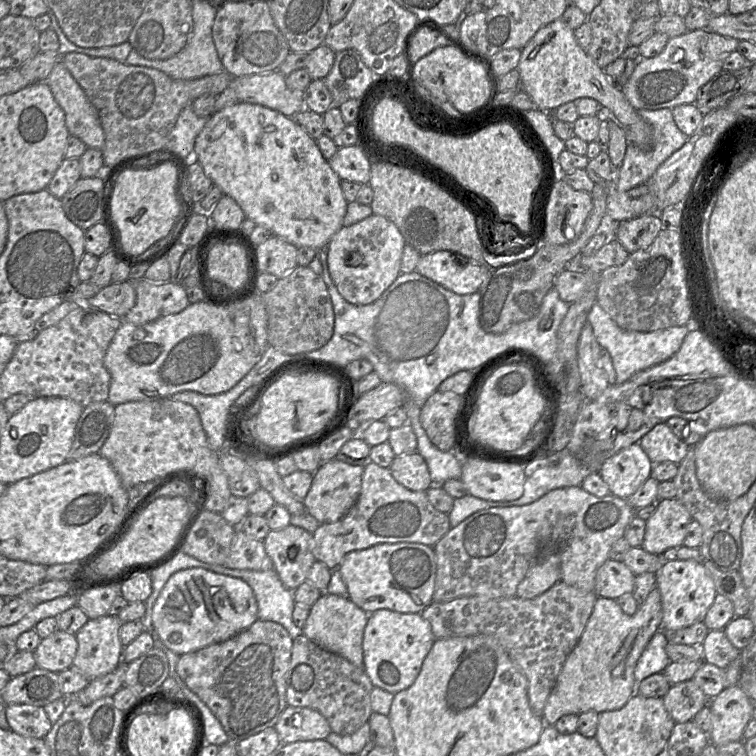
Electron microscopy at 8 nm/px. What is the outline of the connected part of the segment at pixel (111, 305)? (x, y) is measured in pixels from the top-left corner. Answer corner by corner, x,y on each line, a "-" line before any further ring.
133,281
110,283
100,289
97,294
85,304
97,308
111,316
124,318
136,302
136,292

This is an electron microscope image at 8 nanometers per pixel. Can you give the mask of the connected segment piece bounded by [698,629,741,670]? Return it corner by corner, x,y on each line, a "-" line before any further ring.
724,629
711,630
700,647
702,658
705,662
713,664
721,669
736,658
740,657
741,651
728,640

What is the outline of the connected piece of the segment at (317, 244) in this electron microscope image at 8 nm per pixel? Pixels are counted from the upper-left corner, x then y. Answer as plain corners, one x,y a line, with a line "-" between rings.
238,102
220,111
216,111
208,117
204,128
195,140
192,160
198,161
213,184
222,190
223,195
228,195
237,202
246,218
254,221
259,226
267,228
273,235
296,247
307,246
314,249
321,249
326,246
331,237
343,227
343,219
346,214
348,202
343,195
341,179
333,171
328,160
323,157
316,143
316,139
311,137
293,117
288,117
279,111
262,105
247,102

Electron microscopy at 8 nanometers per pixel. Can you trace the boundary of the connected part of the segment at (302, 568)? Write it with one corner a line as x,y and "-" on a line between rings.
289,524
278,530
270,530
263,543
273,568
288,589
294,591
307,580
316,561
310,532

